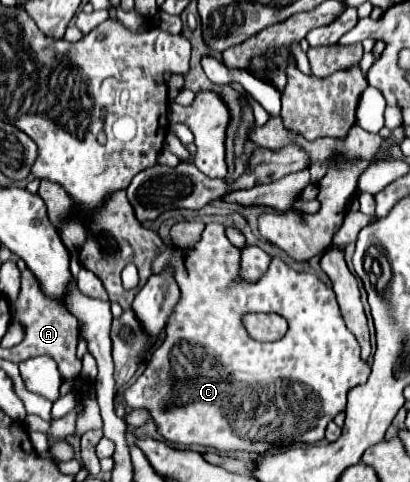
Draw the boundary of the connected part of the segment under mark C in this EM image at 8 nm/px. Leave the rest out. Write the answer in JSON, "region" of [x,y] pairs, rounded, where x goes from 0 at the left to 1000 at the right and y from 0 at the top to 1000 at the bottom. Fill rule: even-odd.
{"region":[[[510,463],[471,517],[407,508],[407,521],[378,537],[373,566],[388,566],[412,546],[441,600],[441,624],[427,633],[427,645],[407,666],[407,695],[398,712],[378,720],[359,766],[320,803],[280,820],[280,836],[368,853],[393,902],[407,915],[451,927],[485,923],[534,940],[602,936],[641,944],[676,927],[705,927],[720,915],[788,915],[798,878],[812,873],[827,853],[841,853],[846,811],[890,795],[905,774],[905,761],[876,737],[866,695],[856,695],[837,670],[812,600],[768,571],[715,562],[680,533],[666,533],[651,566],[627,587],[583,583],[583,517],[563,508],[539,463]],[[607,645],[690,654],[705,670],[700,691],[666,712],[612,703],[588,674],[593,649]]]}

